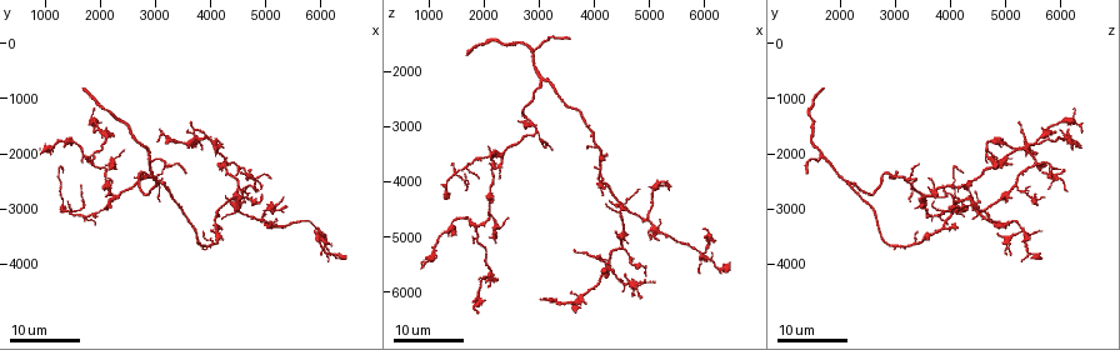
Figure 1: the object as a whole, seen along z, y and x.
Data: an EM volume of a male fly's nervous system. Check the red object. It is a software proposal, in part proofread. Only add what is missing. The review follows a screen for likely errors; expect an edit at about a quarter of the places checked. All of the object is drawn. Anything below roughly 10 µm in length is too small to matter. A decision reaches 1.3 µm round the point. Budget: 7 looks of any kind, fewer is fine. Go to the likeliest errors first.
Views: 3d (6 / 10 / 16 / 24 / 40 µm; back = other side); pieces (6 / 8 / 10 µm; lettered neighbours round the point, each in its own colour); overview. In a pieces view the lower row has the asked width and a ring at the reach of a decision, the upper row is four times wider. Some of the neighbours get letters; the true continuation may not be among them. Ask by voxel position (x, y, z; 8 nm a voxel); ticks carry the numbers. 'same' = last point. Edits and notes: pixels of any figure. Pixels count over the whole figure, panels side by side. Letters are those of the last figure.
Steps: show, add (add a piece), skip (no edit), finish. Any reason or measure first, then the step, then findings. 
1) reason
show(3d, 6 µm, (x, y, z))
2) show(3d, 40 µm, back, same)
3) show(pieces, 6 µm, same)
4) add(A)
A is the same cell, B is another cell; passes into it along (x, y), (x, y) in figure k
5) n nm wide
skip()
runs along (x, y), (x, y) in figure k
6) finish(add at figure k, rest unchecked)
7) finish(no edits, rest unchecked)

an open end
show(3d, 24 µm, (1700, 850, 1700))

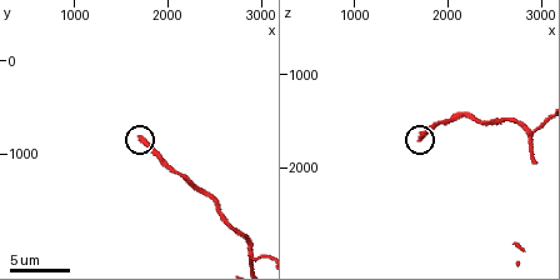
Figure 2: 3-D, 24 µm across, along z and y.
what lies round it
show(pieces, 6 µm, (1700, 800, 1700))

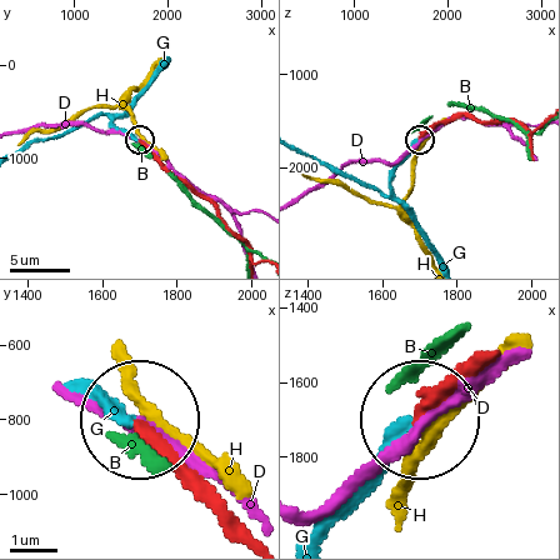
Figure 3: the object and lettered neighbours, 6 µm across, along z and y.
add(G)
G is the same cell, B, D and H are other cells; passes into it along (466, 360), (411, 416), (371, 491), (335, 528) in figure 3; it goes on there

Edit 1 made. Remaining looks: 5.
thin end
show(3d, 24 µm, (850, 2000, 5550))

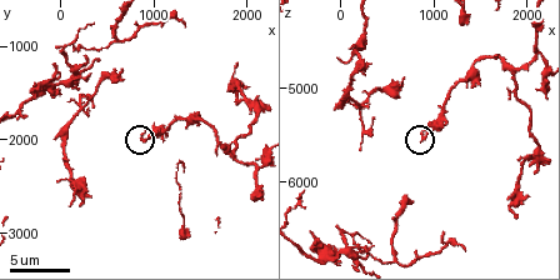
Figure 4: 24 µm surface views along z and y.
show(pieces, 6 µm, (900, 2000, 5550))

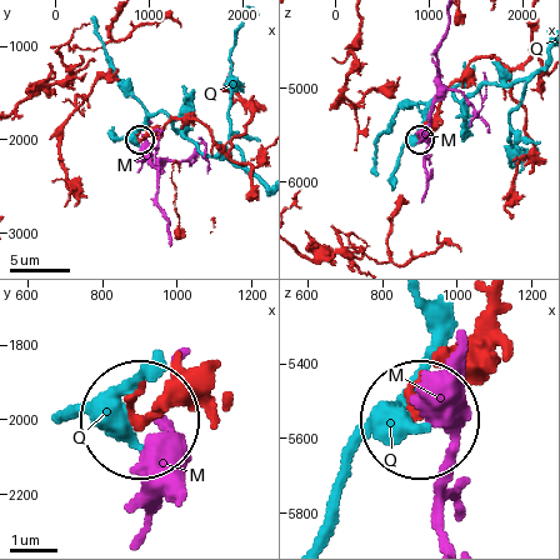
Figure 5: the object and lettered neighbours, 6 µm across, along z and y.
skip()
M and Q are other cells; runs along (199, 381), (143, 421) in figure 5; no lettered piece goes on from it

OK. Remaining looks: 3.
branch stops here
show(3d, 16 µm, (3500, 2300, 1400))

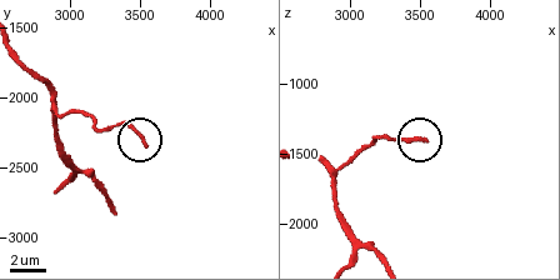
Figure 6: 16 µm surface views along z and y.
show(pieces, 10 µm, (3540, 2340, 1380))

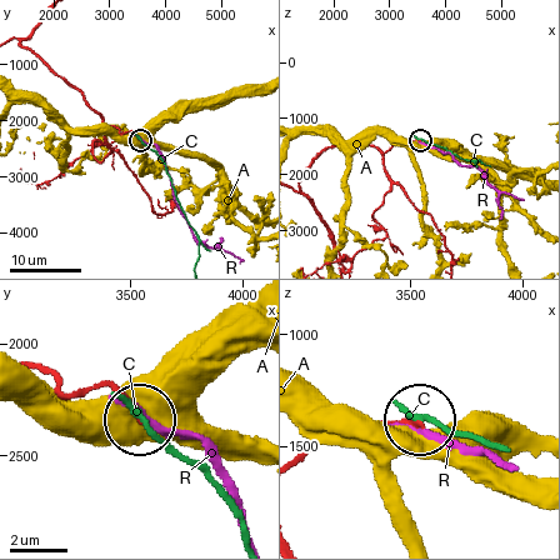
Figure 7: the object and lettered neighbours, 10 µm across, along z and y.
skip()
A, C and R are other cells; no lettered piece goes on from it

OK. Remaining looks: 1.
finish(add at figure 3, rest unchecked)

